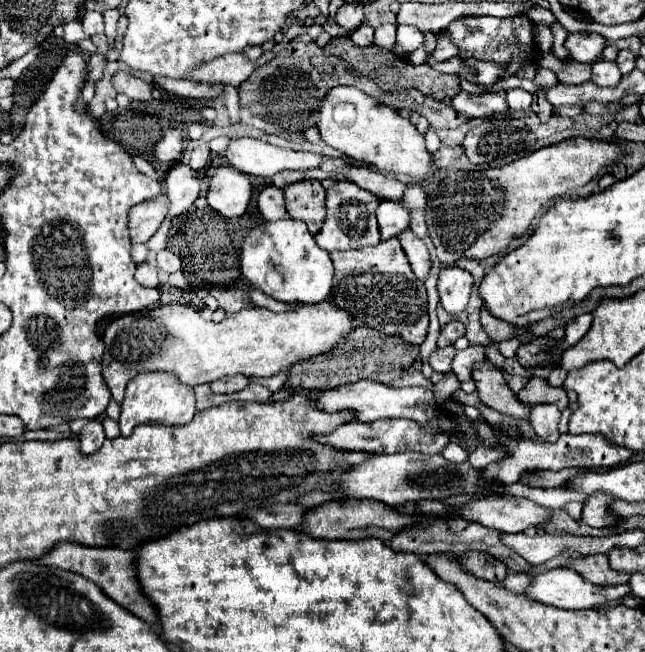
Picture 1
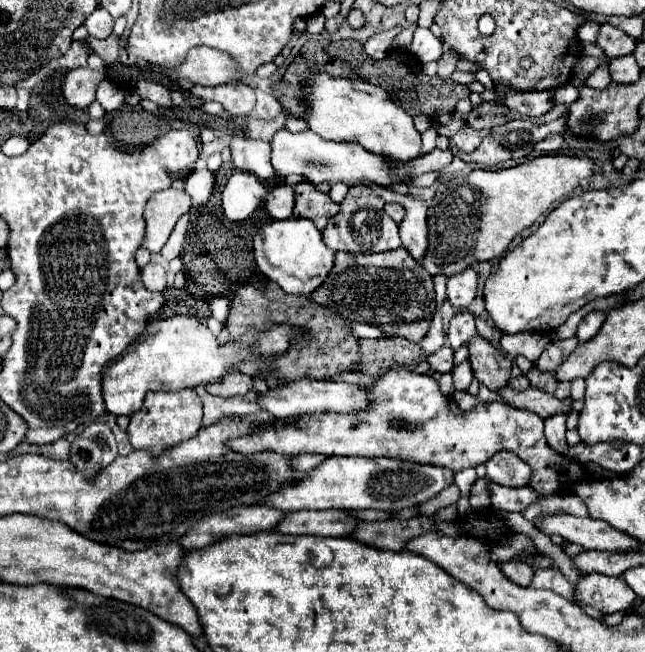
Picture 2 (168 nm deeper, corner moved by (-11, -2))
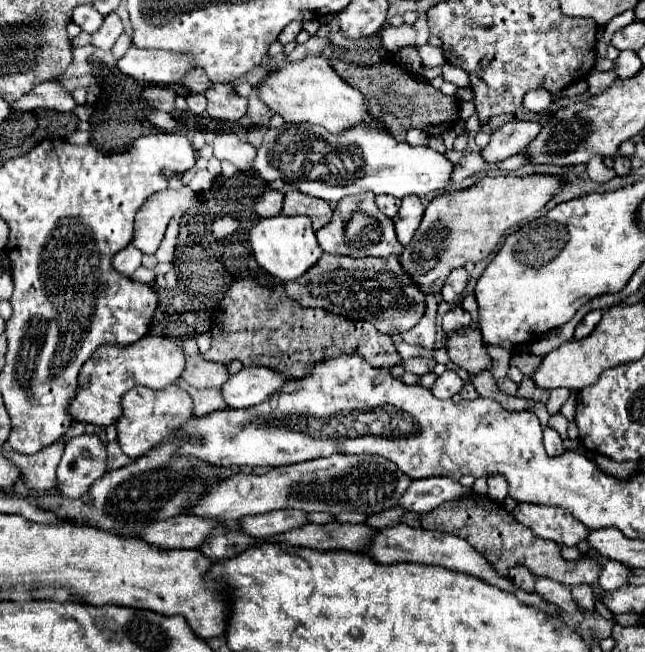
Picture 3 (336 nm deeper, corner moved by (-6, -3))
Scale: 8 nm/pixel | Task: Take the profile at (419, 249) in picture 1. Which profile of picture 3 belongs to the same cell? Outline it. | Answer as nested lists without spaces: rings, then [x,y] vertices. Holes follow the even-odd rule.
[[[406,196],[406,200],[402,200],[402,206],[400,206],[398,214],[392,218],[400,244],[404,244],[404,246],[410,244],[416,228],[420,226],[422,216],[424,216],[422,200],[416,198],[416,196]]]

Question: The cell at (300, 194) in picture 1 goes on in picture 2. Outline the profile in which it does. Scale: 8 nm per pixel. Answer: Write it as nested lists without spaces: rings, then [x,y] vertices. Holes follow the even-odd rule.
[[[307,183],[295,187],[295,213],[293,217],[305,217],[315,223],[319,231],[325,229],[329,219],[339,211],[339,205],[329,195],[313,189]]]

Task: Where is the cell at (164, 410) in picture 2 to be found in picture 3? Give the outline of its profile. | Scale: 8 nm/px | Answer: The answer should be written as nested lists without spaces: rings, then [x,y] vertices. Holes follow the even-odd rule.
[[[170,384],[162,390],[150,390],[146,386],[134,386],[122,396],[122,416],[116,420],[118,430],[118,444],[126,456],[132,460],[144,456],[150,448],[158,446],[160,442],[172,438],[180,424],[190,420],[192,414],[192,400],[190,394],[180,388],[178,384]]]

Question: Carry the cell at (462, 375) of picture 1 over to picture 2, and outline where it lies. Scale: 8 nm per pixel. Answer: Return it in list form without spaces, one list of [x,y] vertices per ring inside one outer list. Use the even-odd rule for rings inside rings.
[[[463,361],[461,365],[453,367],[453,385],[457,391],[465,391],[471,381],[473,381],[473,371],[471,371],[471,363],[469,361]]]

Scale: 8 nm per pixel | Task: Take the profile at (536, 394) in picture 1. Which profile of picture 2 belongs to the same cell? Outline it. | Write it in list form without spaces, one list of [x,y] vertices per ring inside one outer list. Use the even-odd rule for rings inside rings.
[[[503,387],[499,391],[499,395],[503,397],[505,403],[517,407],[517,409],[527,409],[527,411],[533,411],[537,413],[539,417],[551,417],[555,413],[569,413],[571,411],[571,399],[555,399],[553,395],[541,391],[541,389],[525,389],[525,391],[515,391],[511,387]]]

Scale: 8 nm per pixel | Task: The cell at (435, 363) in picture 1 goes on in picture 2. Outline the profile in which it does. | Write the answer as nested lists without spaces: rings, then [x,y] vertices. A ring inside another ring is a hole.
[[[445,345],[439,351],[431,353],[427,357],[427,361],[429,361],[429,365],[431,365],[433,371],[437,371],[437,373],[449,373],[453,369],[453,349],[449,345]]]

